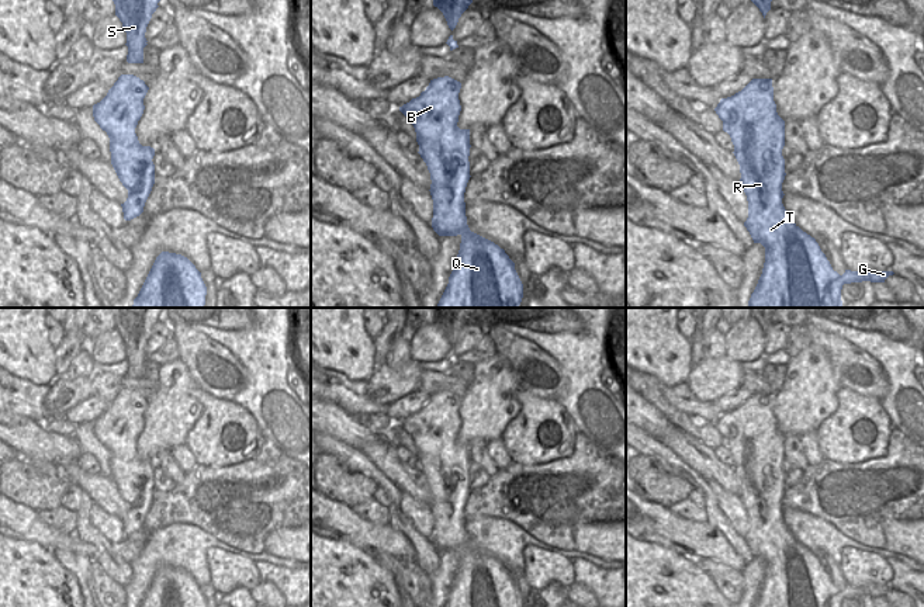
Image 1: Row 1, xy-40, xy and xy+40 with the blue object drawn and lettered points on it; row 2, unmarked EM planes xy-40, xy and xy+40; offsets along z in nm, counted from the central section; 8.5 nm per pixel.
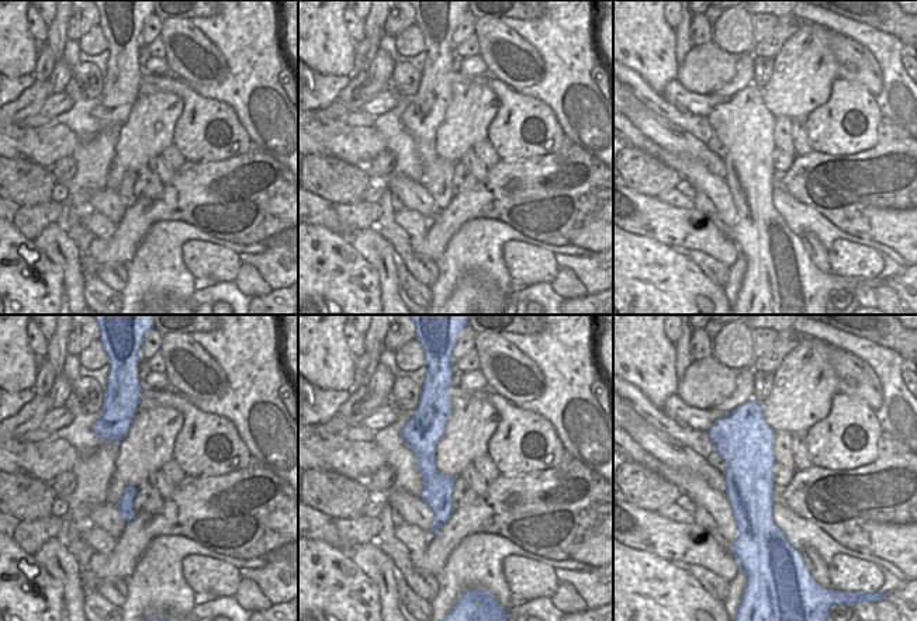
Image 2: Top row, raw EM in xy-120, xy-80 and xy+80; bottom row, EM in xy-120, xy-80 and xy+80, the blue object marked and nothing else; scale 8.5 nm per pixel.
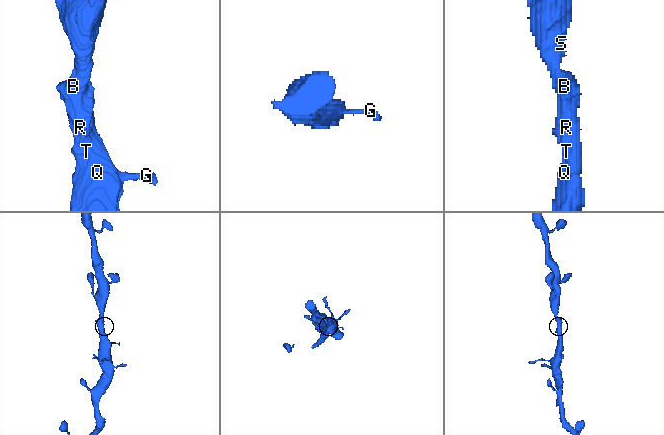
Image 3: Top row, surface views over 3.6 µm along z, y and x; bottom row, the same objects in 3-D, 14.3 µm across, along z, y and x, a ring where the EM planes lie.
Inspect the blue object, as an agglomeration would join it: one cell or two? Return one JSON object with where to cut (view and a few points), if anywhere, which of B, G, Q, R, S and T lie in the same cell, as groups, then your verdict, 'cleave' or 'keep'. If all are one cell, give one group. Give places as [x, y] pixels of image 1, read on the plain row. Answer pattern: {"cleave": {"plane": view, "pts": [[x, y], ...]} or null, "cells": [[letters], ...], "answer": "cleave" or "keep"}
{"cleave": null, "cells": [["B", "G", "Q", "R", "S", "T"]], "answer": "keep"}

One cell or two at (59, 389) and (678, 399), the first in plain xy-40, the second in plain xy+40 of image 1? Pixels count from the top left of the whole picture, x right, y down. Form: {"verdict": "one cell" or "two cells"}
{"verdict": "two cells"}

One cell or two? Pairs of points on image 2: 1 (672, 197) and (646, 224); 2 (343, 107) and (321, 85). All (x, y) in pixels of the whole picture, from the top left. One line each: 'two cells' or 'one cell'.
1: two cells
2: two cells

